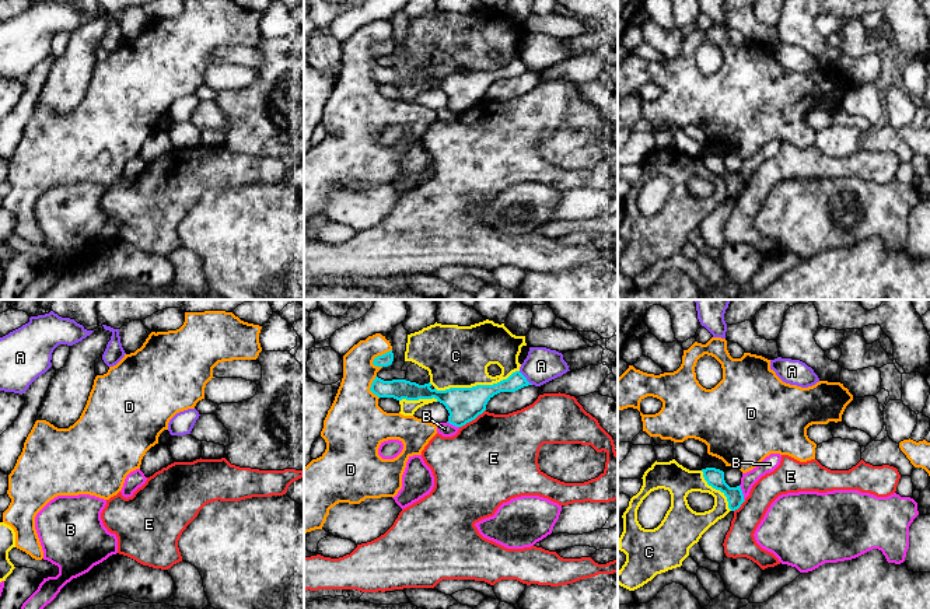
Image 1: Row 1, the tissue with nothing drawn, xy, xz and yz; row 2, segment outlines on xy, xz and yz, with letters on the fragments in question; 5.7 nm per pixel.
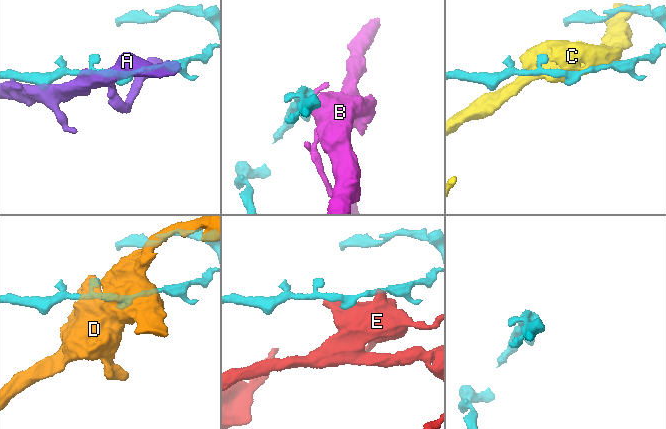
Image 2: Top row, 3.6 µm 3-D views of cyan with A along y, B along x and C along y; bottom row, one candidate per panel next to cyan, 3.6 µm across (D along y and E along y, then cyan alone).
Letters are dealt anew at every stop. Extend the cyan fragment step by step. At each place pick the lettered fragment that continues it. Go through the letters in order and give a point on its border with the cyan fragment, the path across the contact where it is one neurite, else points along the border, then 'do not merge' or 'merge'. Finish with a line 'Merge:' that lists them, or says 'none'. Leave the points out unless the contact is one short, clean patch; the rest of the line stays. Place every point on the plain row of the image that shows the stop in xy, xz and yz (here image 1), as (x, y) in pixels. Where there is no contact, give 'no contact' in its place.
A: xz (525, 65) | do not merge
B: yz (741, 179) | along yz (740, 171), (744, 186) | do not merge
C: xz (476, 72) | do not merge
D: xz (380, 42) | do not merge
E: xz (472, 105) | do not merge
Merge: none

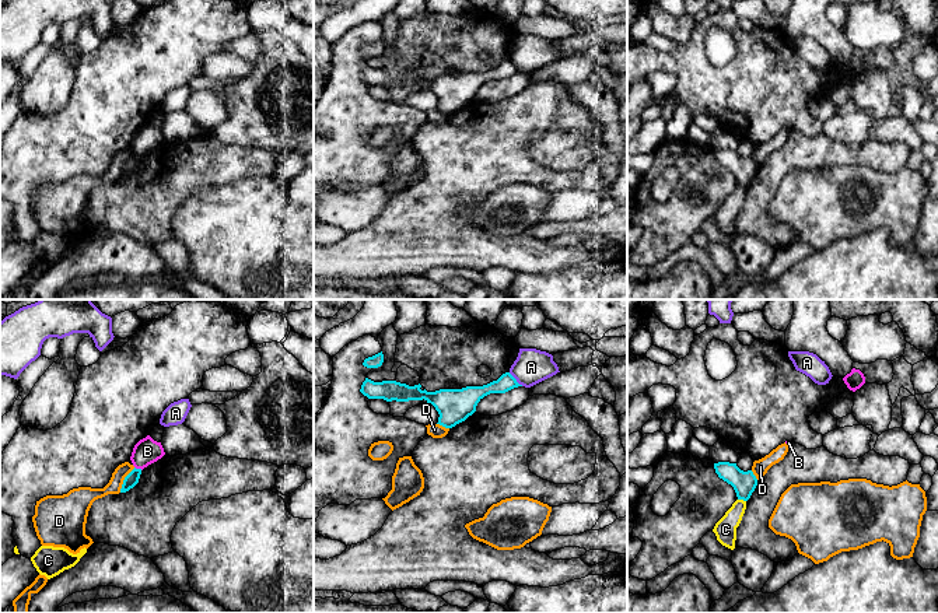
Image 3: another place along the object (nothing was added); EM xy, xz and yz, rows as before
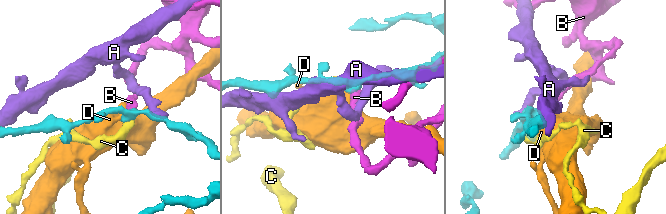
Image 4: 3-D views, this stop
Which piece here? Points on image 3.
A: xz (515, 66) | do not merge
B: xy (139, 156) | along xy (135, 153), (142, 156) | do not merge
C: yz (742, 185) | along yz (738, 185), (745, 188) | do not merge
D: xy (123, 167) | along xy (135, 154), (125, 164), (119, 178) | do not merge
Merge: none

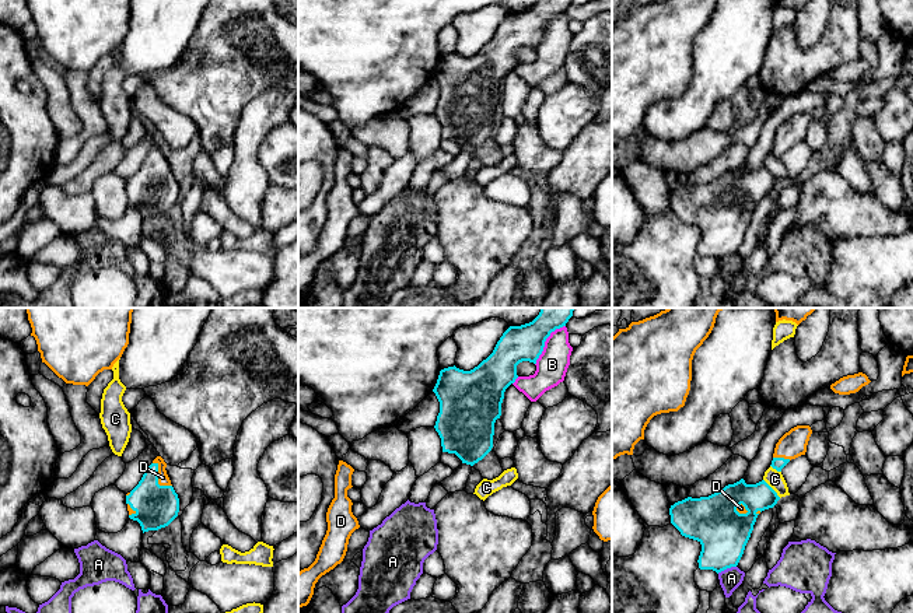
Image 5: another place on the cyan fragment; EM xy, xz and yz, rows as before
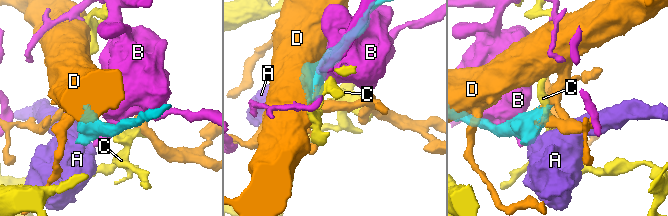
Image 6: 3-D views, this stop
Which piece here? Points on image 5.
A: yz (726, 255) | along yz (735, 252), (717, 259) | do not merge
B: xz (545, 27) | do not merge
C: yz (772, 175) | along yz (763, 165), (780, 184) | do not merge
D: xy (157, 165) | merge
Merge: D

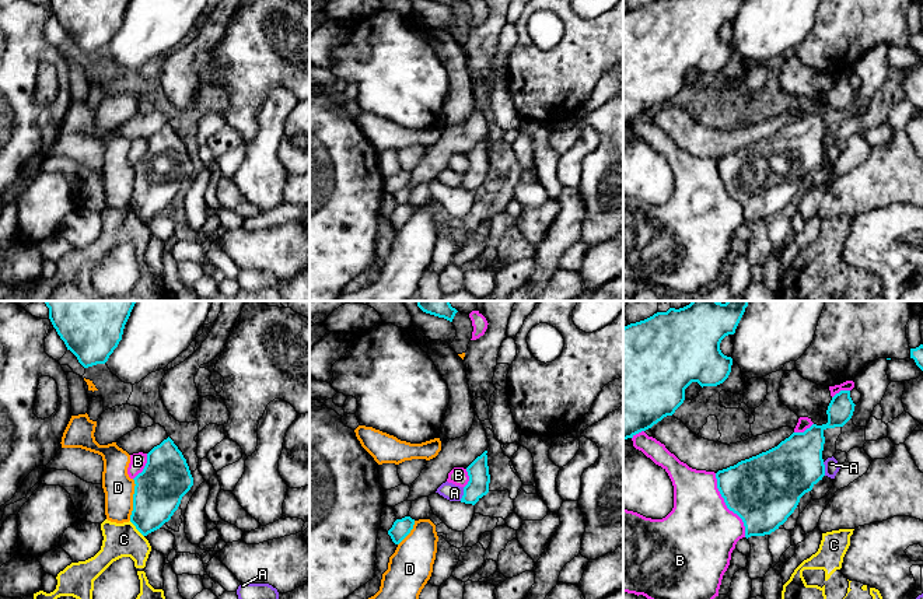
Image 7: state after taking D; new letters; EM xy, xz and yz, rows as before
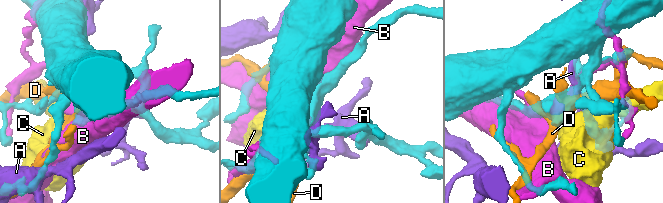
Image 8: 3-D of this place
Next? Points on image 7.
A: xz (464, 181) | do not merge
B: yz (726, 191) | do not merge
C: xy (136, 214) | along xy (129, 207), (143, 223) | do not merge
D: xy (133, 186) | do not merge
Merge: none

